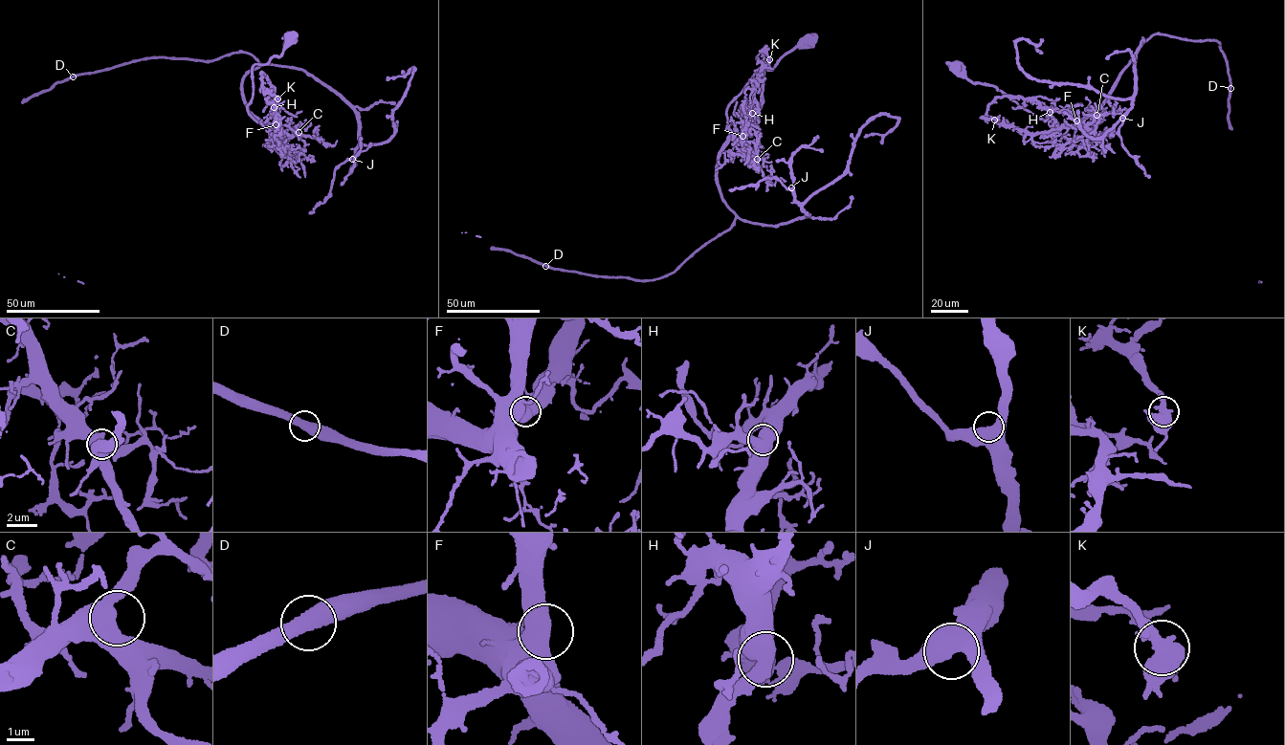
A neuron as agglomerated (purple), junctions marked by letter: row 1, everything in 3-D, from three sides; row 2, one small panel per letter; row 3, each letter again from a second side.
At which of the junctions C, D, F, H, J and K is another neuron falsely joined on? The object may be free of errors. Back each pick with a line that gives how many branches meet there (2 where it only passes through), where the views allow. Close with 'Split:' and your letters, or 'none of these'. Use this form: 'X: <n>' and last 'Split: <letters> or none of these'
Split: none of these

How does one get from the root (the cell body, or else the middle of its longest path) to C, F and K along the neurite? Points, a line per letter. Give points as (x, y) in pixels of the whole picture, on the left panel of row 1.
C: (289, 37), (280, 55), (254, 65), (247, 108), (256, 121), (283, 135), (299, 132)
F: (289, 37), (280, 55), (266, 64), (254, 64), (252, 70), (249, 114), (259, 123), (276, 124)
K: (289, 37), (280, 55), (254, 65), (249, 114), (275, 124), (275, 91), (262, 73), (264, 90), (277, 98)

